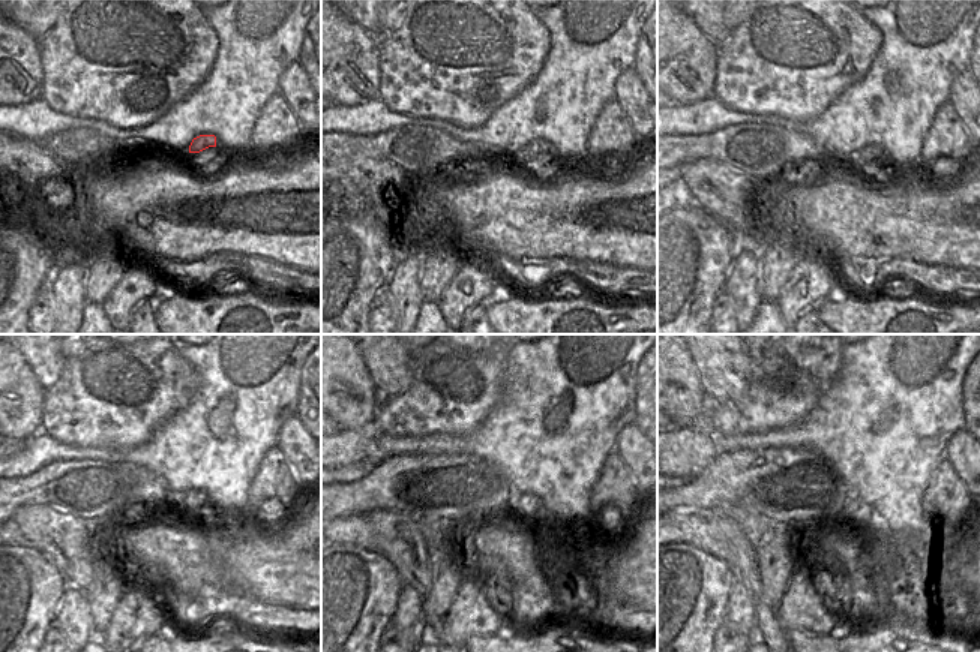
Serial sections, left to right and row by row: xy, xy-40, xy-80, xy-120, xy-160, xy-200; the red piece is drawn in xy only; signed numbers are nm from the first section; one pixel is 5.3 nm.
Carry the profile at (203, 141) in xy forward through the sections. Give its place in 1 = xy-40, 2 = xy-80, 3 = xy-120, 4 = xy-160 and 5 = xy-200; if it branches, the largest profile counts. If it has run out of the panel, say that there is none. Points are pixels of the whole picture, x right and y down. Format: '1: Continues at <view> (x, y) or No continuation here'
1: Continues at xy-40 (536, 147)
2: Continues at xy-80 (866, 156)
3: Continues at xy-120 (192, 501)
4: Continues at xy-160 (526, 505)
5: Continues at xy-200 (854, 510).

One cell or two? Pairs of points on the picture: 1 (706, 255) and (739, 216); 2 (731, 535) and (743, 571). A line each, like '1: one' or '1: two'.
1: two
2: one

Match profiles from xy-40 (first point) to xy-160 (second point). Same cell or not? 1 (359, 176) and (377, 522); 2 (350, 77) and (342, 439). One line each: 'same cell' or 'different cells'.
1: same cell
2: different cells

